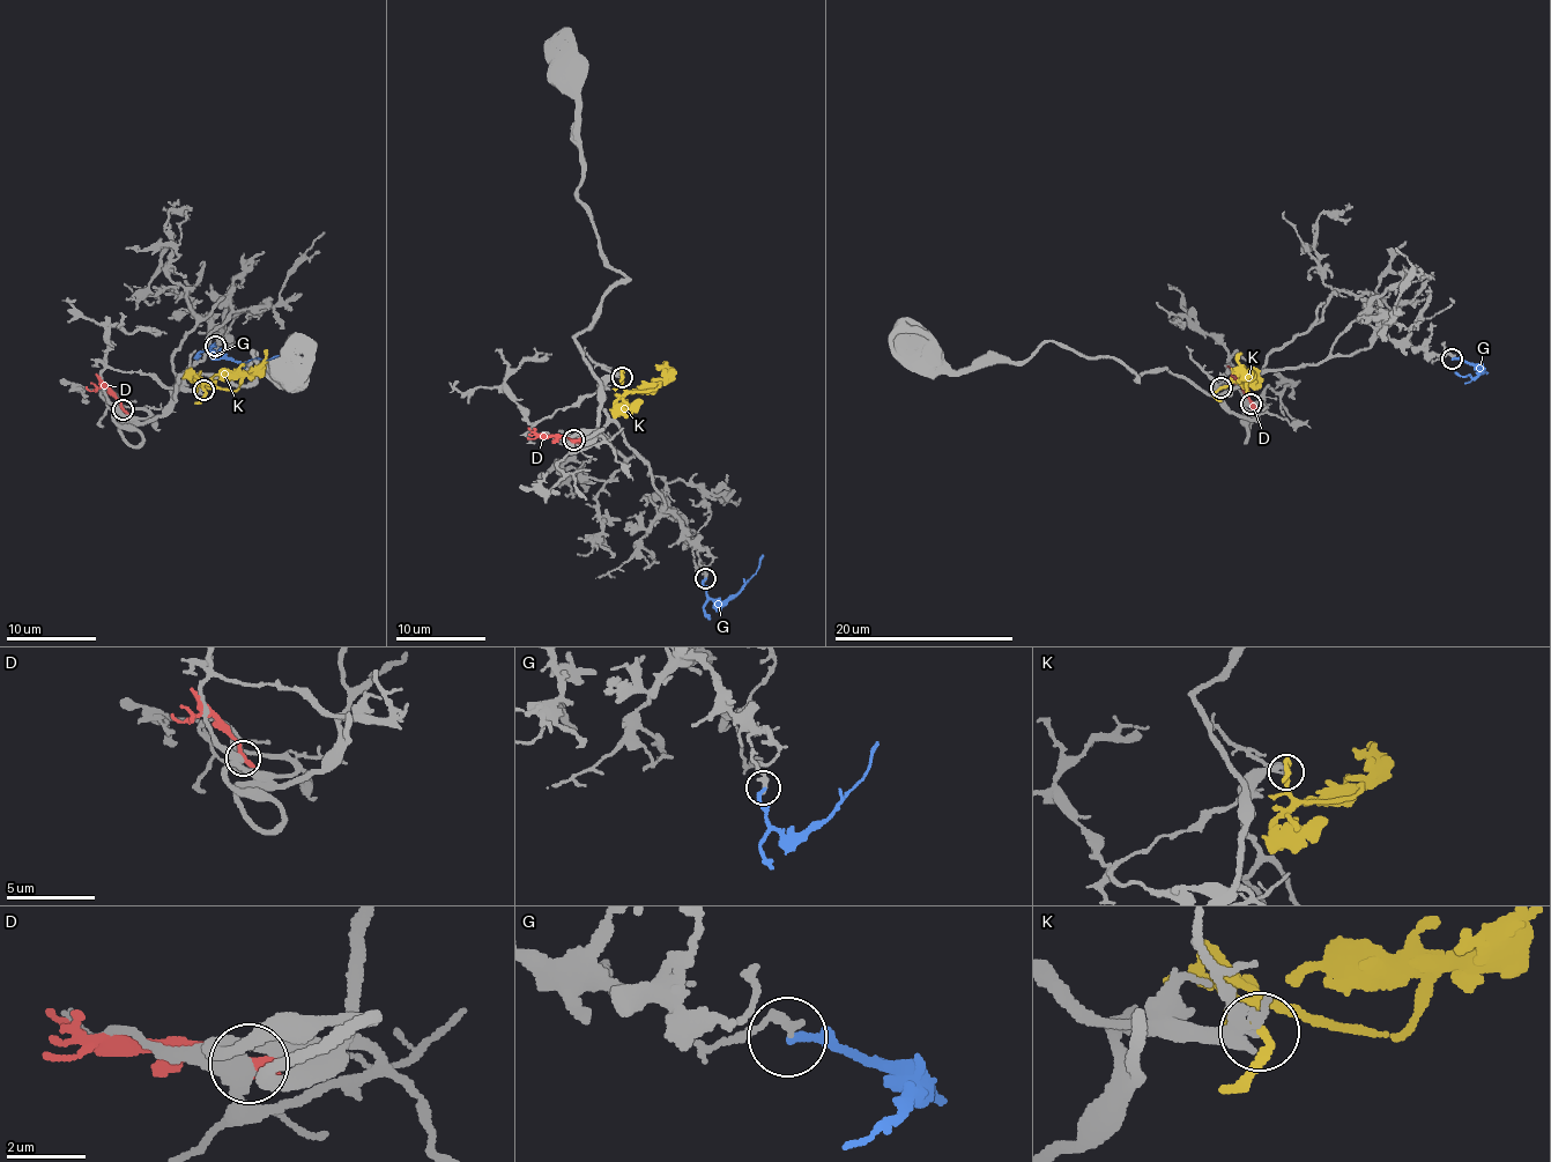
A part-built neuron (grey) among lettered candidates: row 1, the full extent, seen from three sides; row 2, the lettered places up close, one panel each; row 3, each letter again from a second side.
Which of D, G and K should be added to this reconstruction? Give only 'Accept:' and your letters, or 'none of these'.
Accept: none of these

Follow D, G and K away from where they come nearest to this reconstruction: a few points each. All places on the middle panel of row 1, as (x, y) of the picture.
D: (573, 441), (527, 438)
G: (704, 577), (707, 596), (726, 600), (747, 584), (763, 554)
K: (622, 377), (626, 390), (655, 390), (667, 365), (661, 362)

